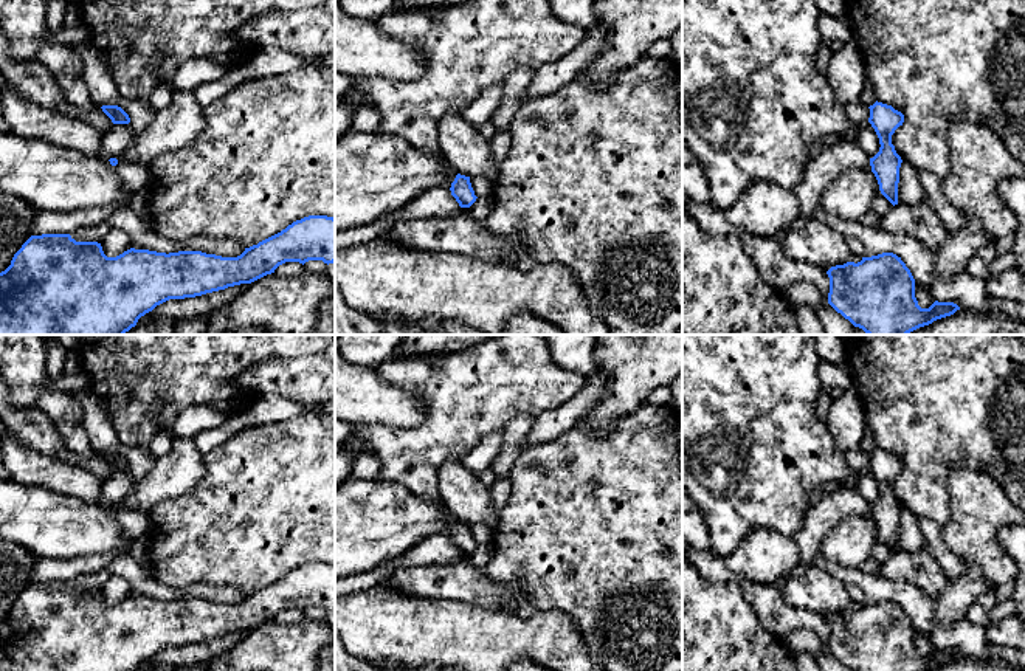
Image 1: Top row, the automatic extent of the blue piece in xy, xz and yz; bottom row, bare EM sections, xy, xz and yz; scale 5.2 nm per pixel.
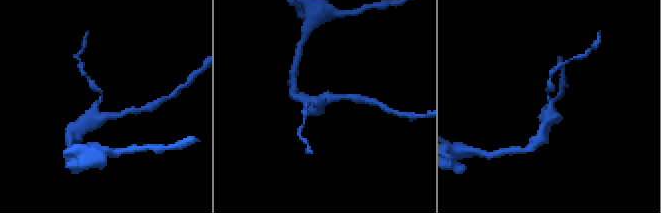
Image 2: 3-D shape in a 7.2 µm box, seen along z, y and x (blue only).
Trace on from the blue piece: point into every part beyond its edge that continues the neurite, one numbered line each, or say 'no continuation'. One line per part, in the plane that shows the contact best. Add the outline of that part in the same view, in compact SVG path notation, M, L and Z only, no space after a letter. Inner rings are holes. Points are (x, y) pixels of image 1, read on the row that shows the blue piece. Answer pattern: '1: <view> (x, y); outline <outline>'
no continuation

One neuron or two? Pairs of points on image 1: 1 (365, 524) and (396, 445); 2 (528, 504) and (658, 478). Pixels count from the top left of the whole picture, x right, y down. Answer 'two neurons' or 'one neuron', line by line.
1: two neurons
2: one neuron

